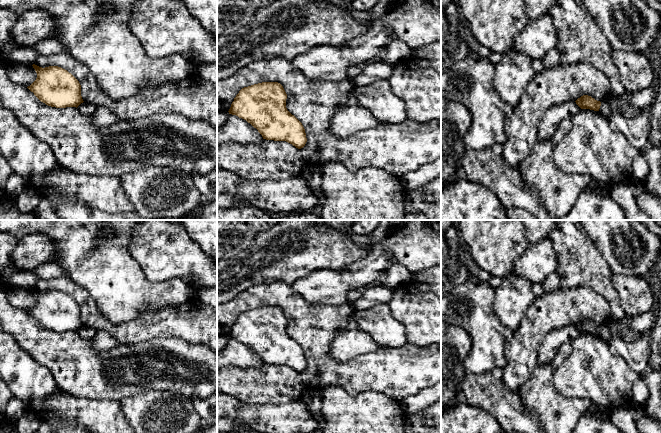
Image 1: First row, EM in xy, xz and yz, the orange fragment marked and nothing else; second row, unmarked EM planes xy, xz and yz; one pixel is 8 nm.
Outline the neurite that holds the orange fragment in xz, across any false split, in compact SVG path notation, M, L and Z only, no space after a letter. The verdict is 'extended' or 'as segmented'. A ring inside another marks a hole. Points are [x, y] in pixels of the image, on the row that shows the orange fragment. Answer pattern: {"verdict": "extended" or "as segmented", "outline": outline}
{"verdict": "as segmented", "outline": "M262 82L242 88L234 98L229 114L246 120L262 135L263 139L286 141L298 149L307 142L302 123L286 108L287 94L278 82Z"}

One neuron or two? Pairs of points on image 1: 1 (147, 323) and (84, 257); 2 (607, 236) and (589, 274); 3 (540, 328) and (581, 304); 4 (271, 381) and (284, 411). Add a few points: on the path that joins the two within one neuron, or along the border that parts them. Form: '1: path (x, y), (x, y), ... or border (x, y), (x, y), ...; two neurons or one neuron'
1: border (162, 307), (152, 312), (145, 312), (118, 325); two neurons
2: border (587, 232), (587, 235), (612, 272); two neurons
3: path (550, 318), (561, 307), (571, 306); one neuron
4: border (296, 400), (257, 404); two neurons

